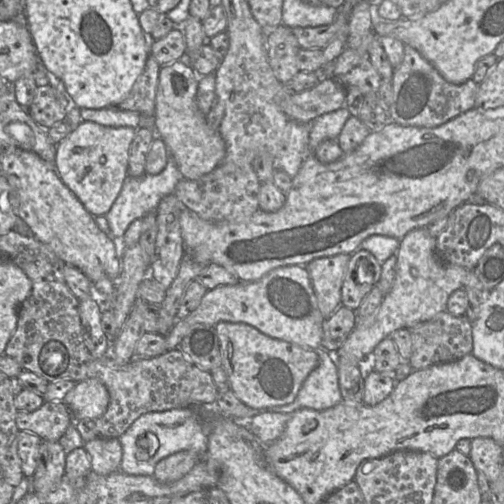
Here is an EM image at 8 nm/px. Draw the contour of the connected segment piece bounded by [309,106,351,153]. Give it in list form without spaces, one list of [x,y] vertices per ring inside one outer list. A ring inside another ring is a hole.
[[[344,106],[336,111],[318,116],[311,123],[309,150],[314,153],[319,144],[325,140],[337,140],[350,113]]]

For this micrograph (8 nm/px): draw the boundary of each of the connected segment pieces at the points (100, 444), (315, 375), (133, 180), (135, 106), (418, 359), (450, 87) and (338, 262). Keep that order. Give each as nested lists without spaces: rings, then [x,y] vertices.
[[[95,438],[84,443],[82,447],[89,456],[92,471],[99,475],[109,475],[120,471],[122,447],[118,438]]]
[[[323,347],[314,351],[319,357],[318,365],[306,377],[294,401],[266,410],[250,409],[248,410],[247,420],[265,411],[293,413],[301,408],[322,411],[343,400],[338,383],[337,351],[327,351]]]
[[[170,155],[168,156],[167,165],[164,170],[157,175],[149,175],[146,173],[140,177],[131,177],[127,175],[118,197],[109,212],[104,216],[113,237],[123,237],[127,228],[133,221],[142,219],[149,213],[155,213],[160,201],[169,194],[174,193],[176,184],[182,179],[183,176],[175,160]]]
[[[150,54],[143,72],[135,81],[128,97],[118,104],[118,109],[135,111],[145,116],[154,116],[159,71],[160,65]]]
[[[447,311],[436,314],[428,321],[410,328],[412,352],[408,360],[414,370],[427,368],[434,364],[452,362],[472,353],[472,326],[468,318],[453,316]]]
[[[404,45],[401,64],[391,79],[390,121],[403,126],[434,128],[474,108],[478,84],[468,79],[461,84],[447,82],[413,47]]]
[[[348,254],[313,259],[306,264],[317,298],[318,307],[325,319],[341,305],[341,289],[350,260]]]

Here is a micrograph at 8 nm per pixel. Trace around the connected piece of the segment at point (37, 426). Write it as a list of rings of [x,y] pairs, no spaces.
[[[44,401],[35,411],[16,414],[19,431],[31,432],[52,442],[58,441],[72,423],[75,425],[75,420],[62,401]]]

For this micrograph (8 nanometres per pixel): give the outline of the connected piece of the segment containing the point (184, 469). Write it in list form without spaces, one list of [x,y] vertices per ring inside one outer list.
[[[178,451],[156,464],[153,477],[163,484],[176,482],[185,476],[198,460],[199,457],[193,451]]]

